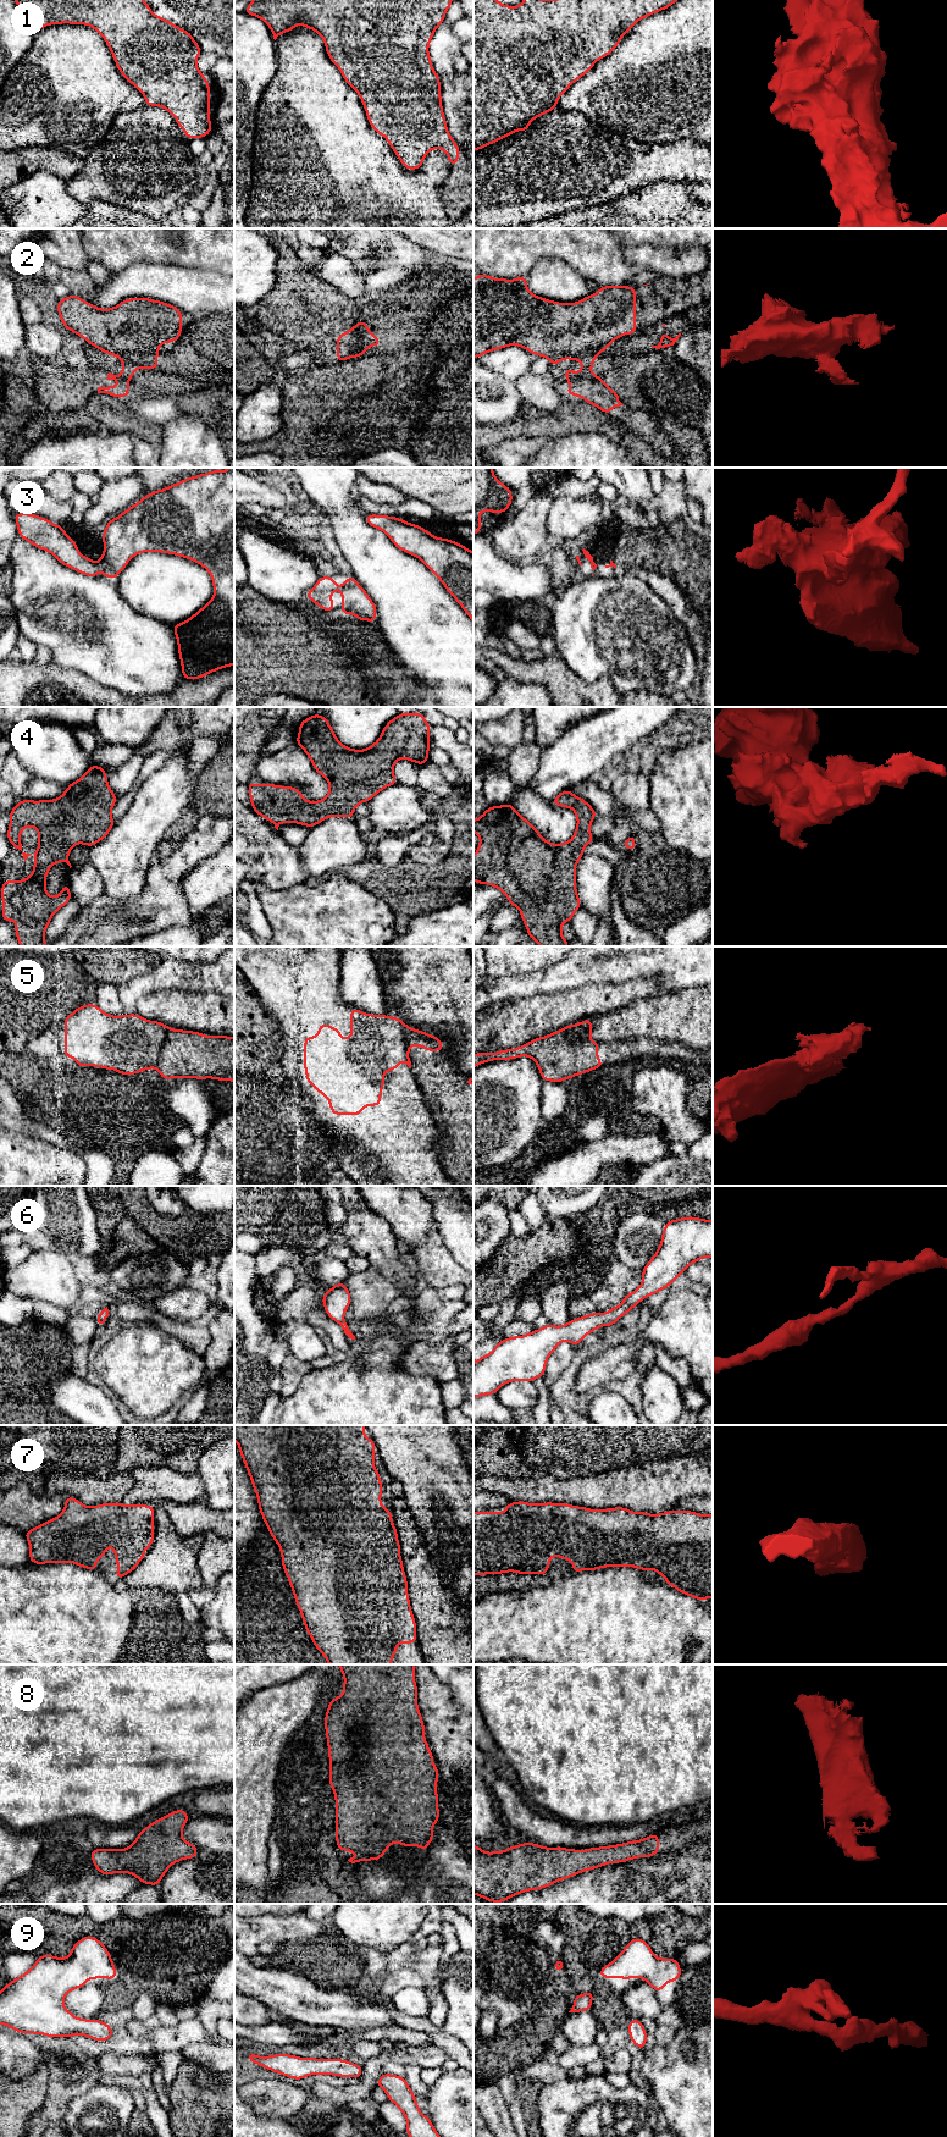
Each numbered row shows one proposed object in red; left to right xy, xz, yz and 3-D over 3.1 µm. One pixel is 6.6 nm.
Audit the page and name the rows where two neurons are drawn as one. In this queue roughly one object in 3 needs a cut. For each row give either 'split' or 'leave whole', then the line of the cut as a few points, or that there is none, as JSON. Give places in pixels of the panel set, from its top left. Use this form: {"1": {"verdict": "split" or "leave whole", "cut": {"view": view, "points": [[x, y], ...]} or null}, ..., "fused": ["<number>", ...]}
{"1": {"verdict": "leave whole", "cut": null}, "2": {"verdict": "split", "cut": {"view": "yz", "points": [[590, 371], [570, 382]]}}, "3": {"verdict": "leave whole", "cut": null}, "4": {"verdict": "leave whole", "cut": null}, "5": {"verdict": "split", "cut": {"view": "xy", "points": [[169, 1026], [156, 1067]]}}, "6": {"verdict": "leave whole", "cut": null}, "7": {"verdict": "leave whole", "cut": null}, "8": {"verdict": "leave whole", "cut": null}, "9": {"verdict": "leave whole", "cut": null}, "fused": ["2", "5"]}

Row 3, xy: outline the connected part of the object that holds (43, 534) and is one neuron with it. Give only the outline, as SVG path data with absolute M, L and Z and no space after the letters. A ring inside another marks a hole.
M228 468L227 470L211 470L209 473L204 473L201 475L195 475L195 476L181 480L179 482L173 484L162 490L149 492L145 497L143 497L140 501L134 503L128 509L126 509L118 517L111 519L109 523L105 524L104 528L106 529L106 531L100 534L104 540L103 541L104 553L99 558L99 562L96 564L94 563L93 558L83 557L81 554L81 552L77 550L78 543L76 541L73 541L65 532L65 526L56 525L52 521L50 521L43 517L31 514L31 513L15 513L13 518L17 524L18 536L21 536L24 541L28 541L29 543L32 543L33 546L35 546L39 550L48 551L61 564L83 574L83 575L92 576L92 578L96 578L98 571L101 570L103 576L115 580L120 575L120 573L127 567L128 562L134 556L143 553L143 552L168 553L168 554L187 558L189 561L194 561L198 564L200 564L211 575L212 586L214 586L214 597L203 608L200 608L196 613L194 613L189 619L172 625L172 629L173 629L176 639L177 639L178 655L179 655L179 659L181 659L183 679L187 679L187 680L200 679L200 678L203 678L212 672L220 670L225 667L234 666L234 468Z

